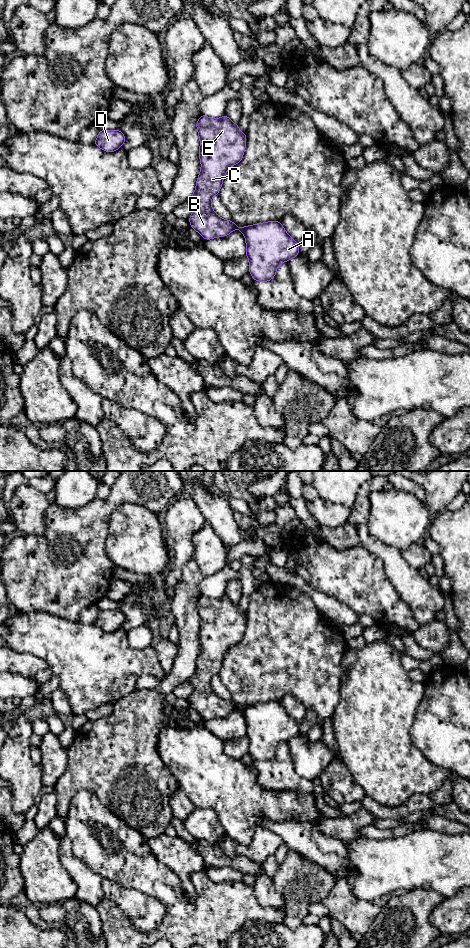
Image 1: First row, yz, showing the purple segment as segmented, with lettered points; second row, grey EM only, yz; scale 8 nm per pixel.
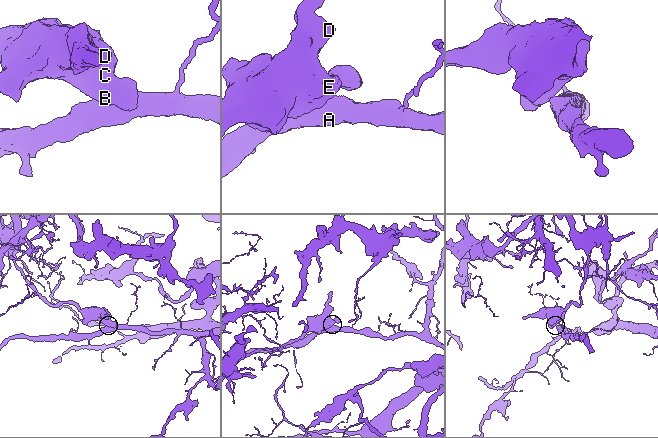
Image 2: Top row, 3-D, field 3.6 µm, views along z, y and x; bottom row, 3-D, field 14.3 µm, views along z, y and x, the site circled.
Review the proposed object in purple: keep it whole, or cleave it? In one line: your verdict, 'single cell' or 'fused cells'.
fused cells

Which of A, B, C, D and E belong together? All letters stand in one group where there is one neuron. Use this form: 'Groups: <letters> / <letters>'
Groups: A / B C D E

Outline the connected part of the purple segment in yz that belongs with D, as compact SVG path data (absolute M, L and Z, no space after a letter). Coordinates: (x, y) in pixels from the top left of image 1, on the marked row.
M100 130L93 144L106 152L114 152L126 141L125 135L121 130Z

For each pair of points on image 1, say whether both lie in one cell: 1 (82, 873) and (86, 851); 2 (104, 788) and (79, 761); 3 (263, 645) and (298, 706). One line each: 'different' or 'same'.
1: different
2: same
3: different

